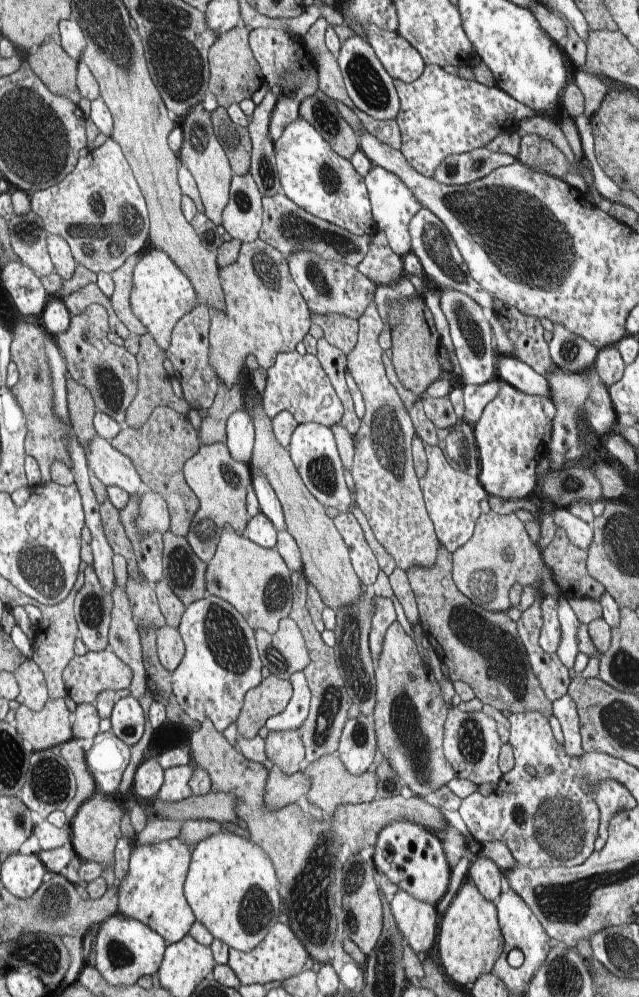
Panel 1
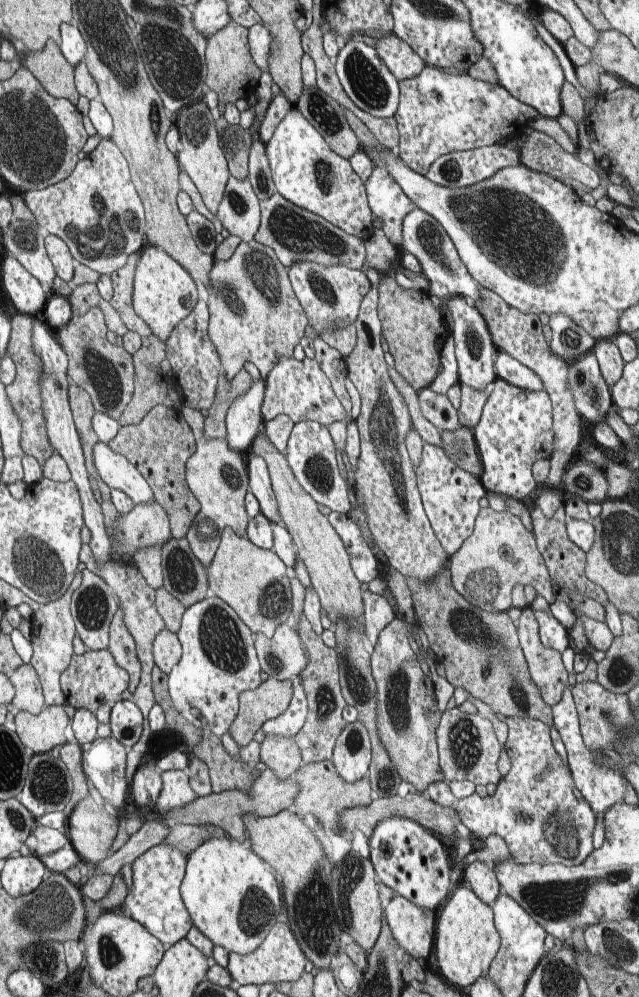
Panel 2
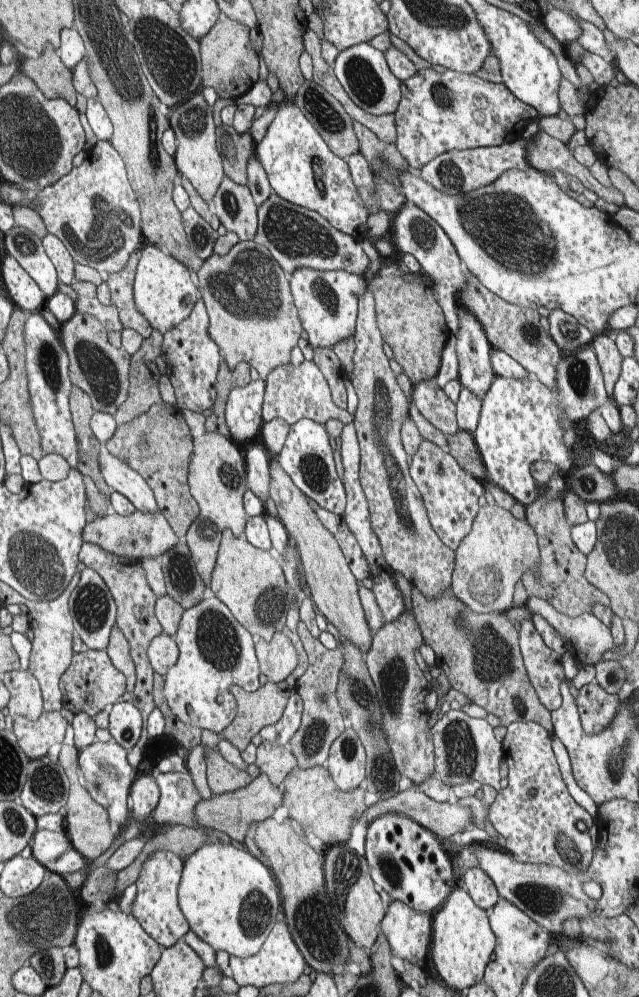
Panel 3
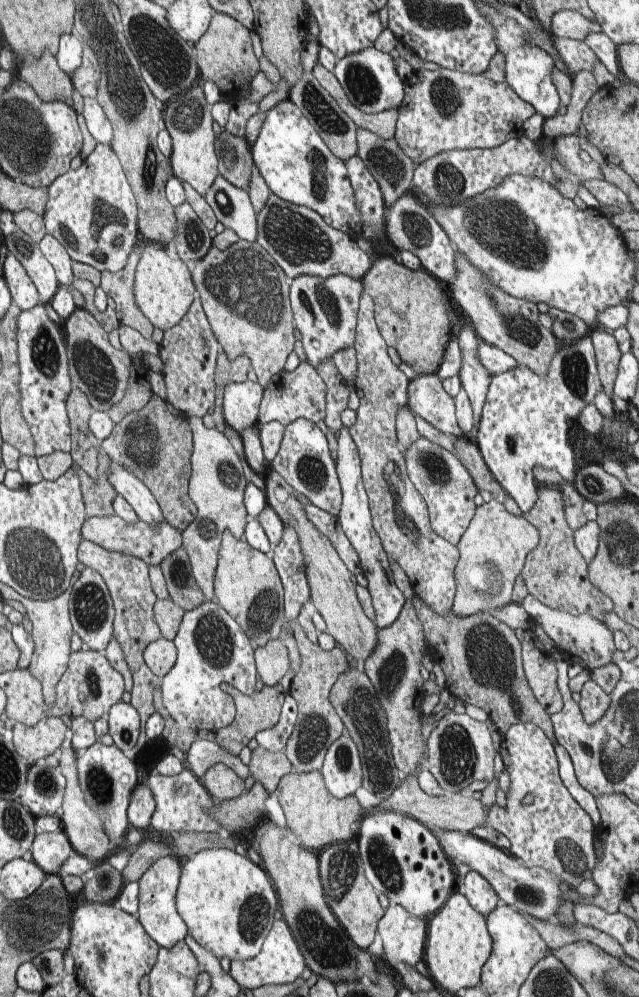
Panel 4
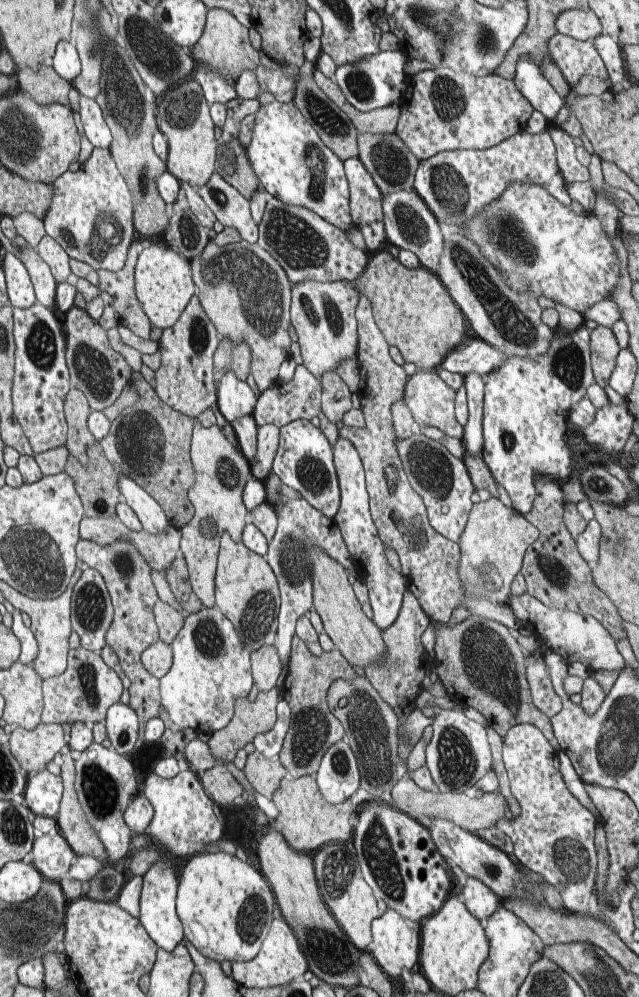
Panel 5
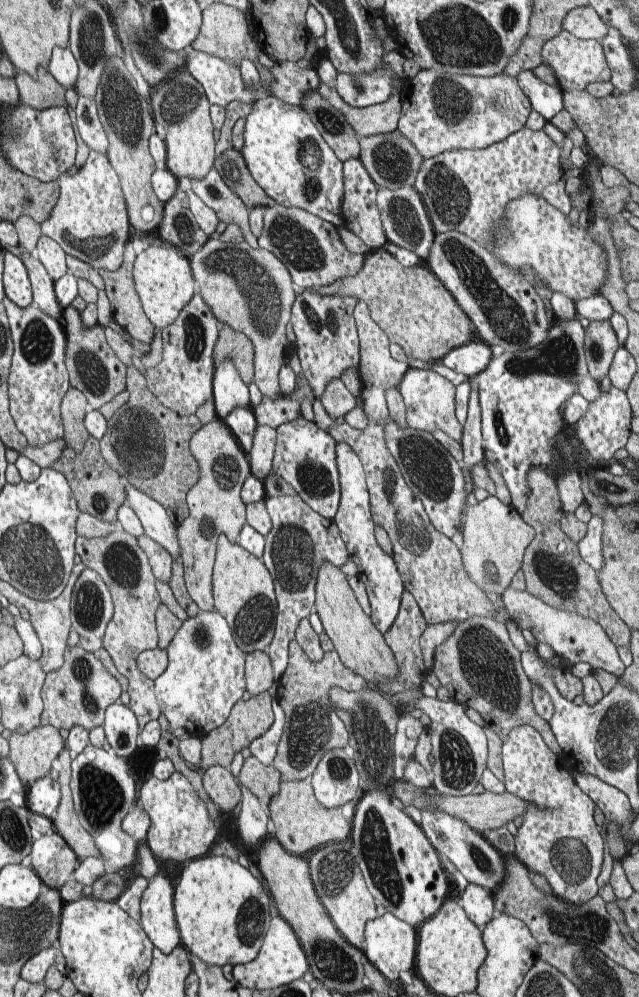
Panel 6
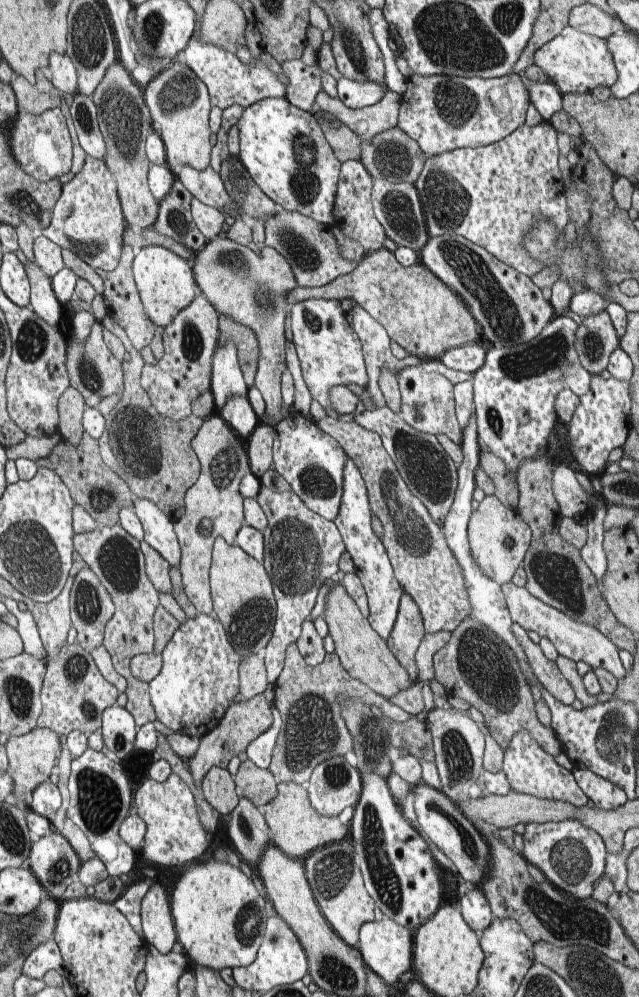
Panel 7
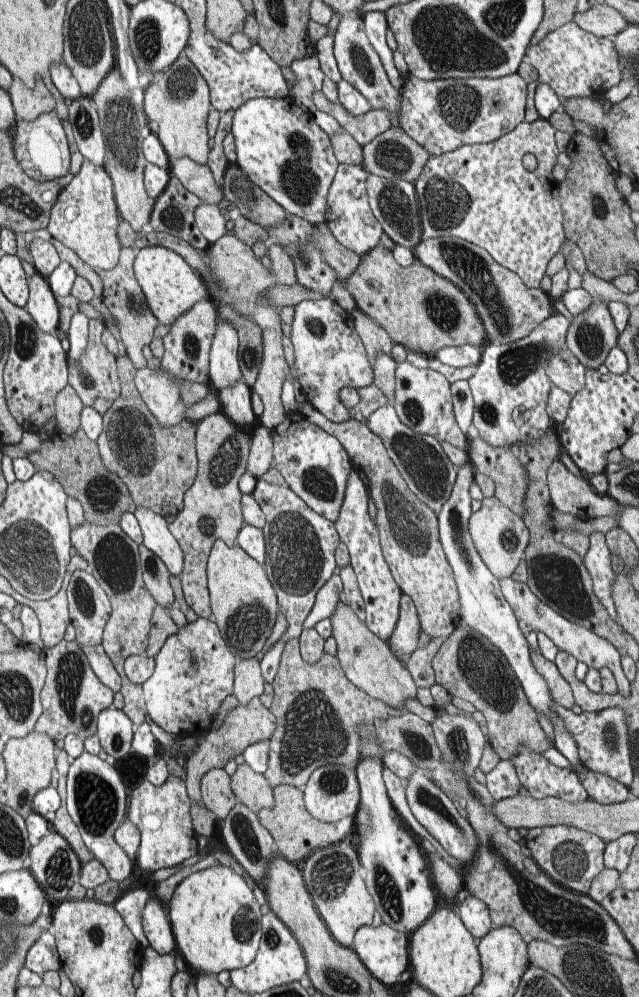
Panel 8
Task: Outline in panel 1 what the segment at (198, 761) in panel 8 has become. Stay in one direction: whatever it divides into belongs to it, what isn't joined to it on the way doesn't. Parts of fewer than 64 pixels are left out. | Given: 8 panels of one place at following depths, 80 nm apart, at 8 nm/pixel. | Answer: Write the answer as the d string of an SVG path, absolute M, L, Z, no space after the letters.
M269 675L251 688L244 697L243 707L237 718L237 732L246 738L254 738L258 730L271 716L282 712L293 695L290 680Z

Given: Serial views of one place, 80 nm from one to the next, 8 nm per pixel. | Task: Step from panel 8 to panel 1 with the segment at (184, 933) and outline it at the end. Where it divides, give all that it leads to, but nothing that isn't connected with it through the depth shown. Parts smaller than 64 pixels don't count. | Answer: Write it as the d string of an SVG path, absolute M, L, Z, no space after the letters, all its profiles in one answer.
M225 829L201 840L195 847L190 872L184 884L184 894L196 920L202 922L213 938L226 942L230 949L246 952L256 948L266 938L272 925L278 922L278 916L285 912L279 893L279 880L269 854L250 839Z

